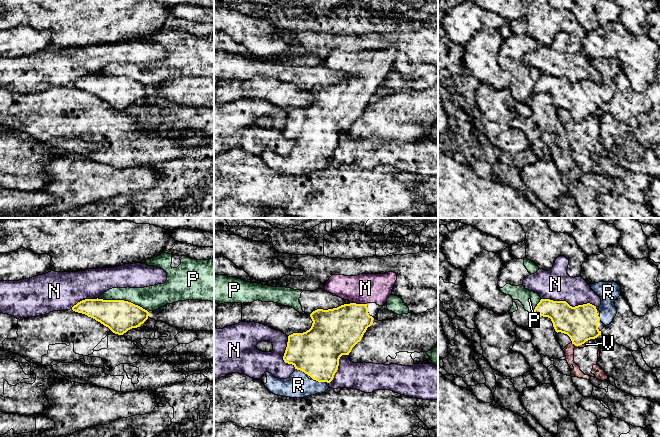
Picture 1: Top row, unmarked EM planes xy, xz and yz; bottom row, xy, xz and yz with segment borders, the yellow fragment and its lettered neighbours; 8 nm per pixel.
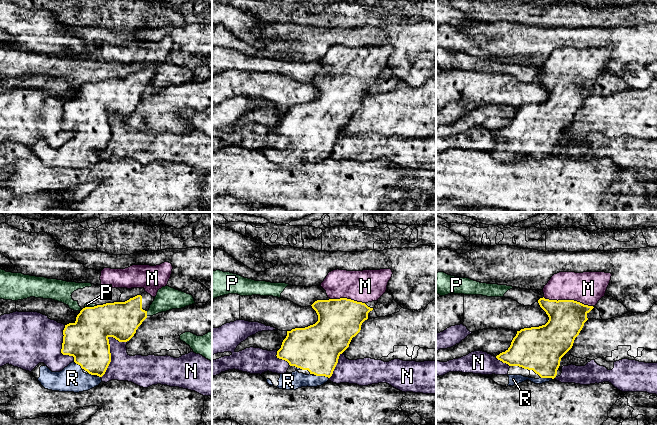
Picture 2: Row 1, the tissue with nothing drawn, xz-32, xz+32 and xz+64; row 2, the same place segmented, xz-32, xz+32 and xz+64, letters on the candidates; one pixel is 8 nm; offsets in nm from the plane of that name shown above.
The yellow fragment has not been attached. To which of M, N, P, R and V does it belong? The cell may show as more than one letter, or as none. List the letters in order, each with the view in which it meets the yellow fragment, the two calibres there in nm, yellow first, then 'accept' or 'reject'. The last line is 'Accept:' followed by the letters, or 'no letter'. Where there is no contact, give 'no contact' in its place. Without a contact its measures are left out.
M: xz | 360/240 nm | accept
N: yz | 280/260 nm | reject
P: xy | 260/200 nm | reject
R: xz | 380/200 nm | accept
V: yz | 280/80 nm | reject
Accept: M, R

